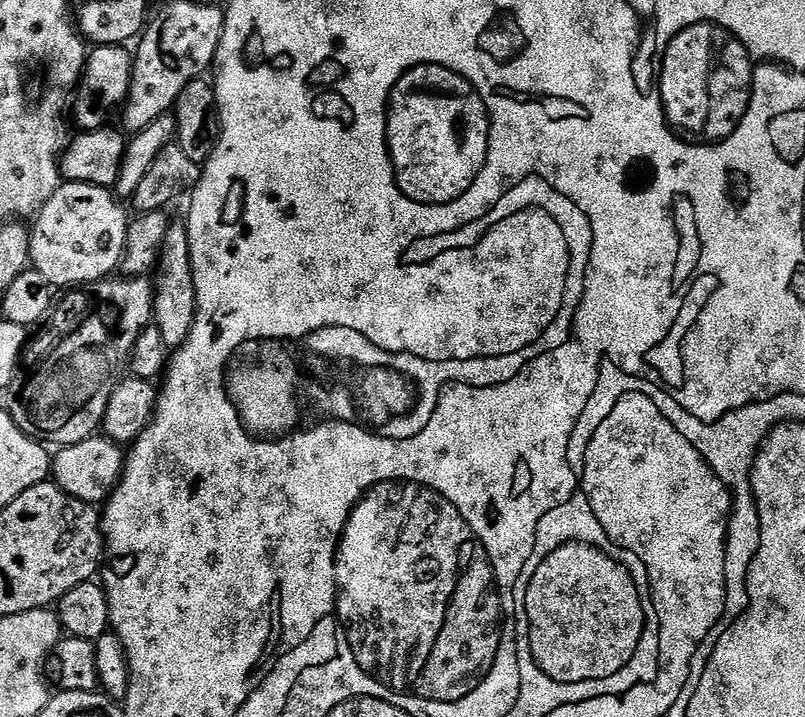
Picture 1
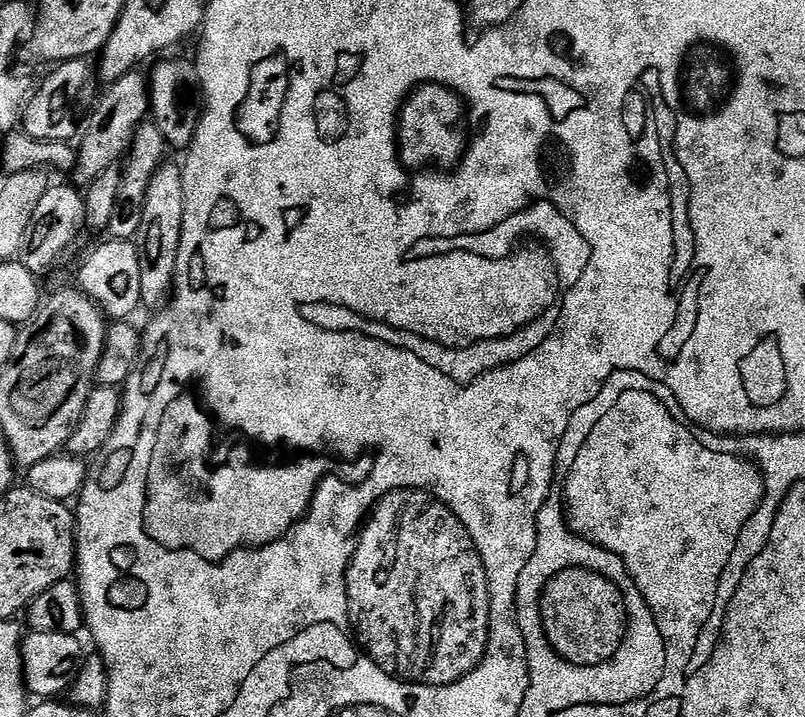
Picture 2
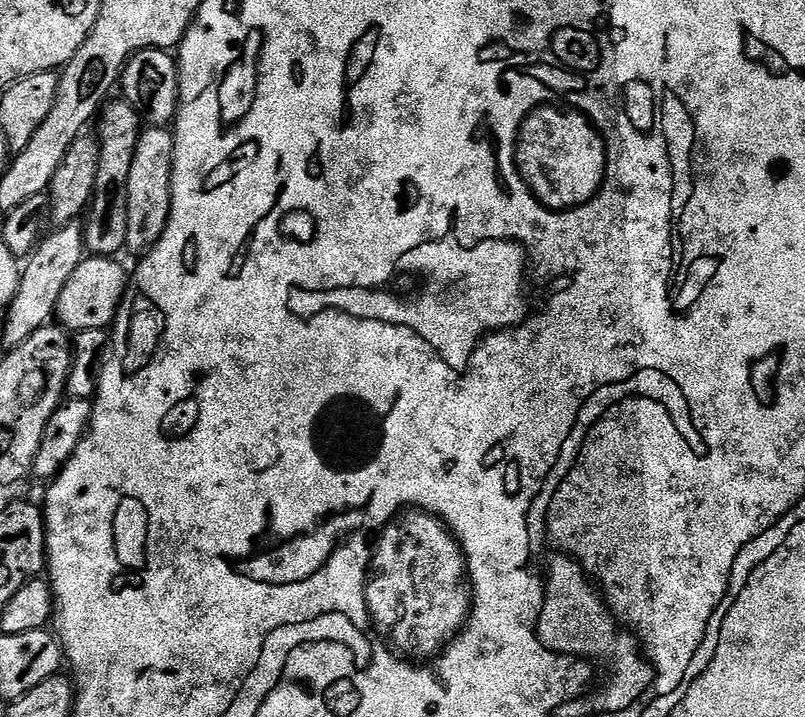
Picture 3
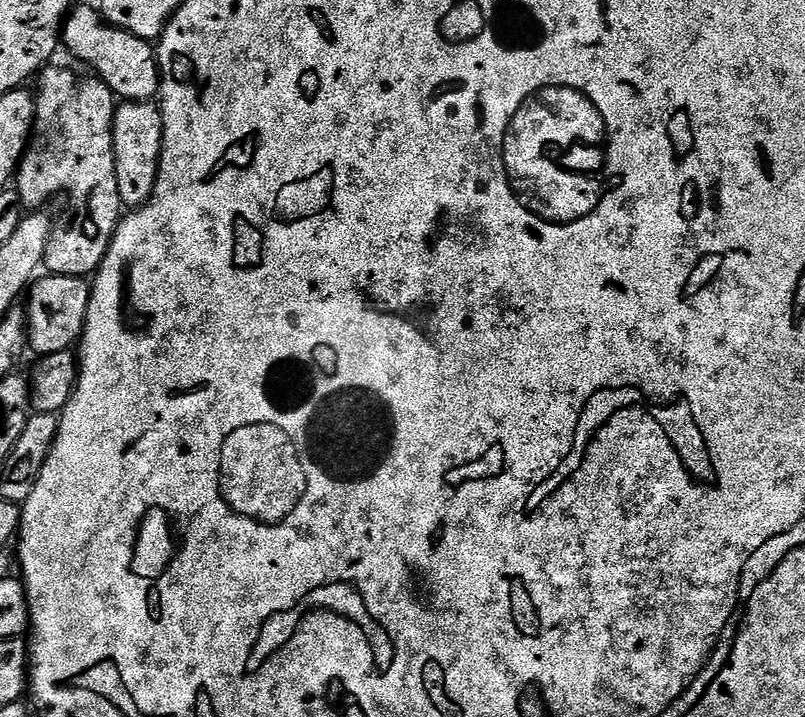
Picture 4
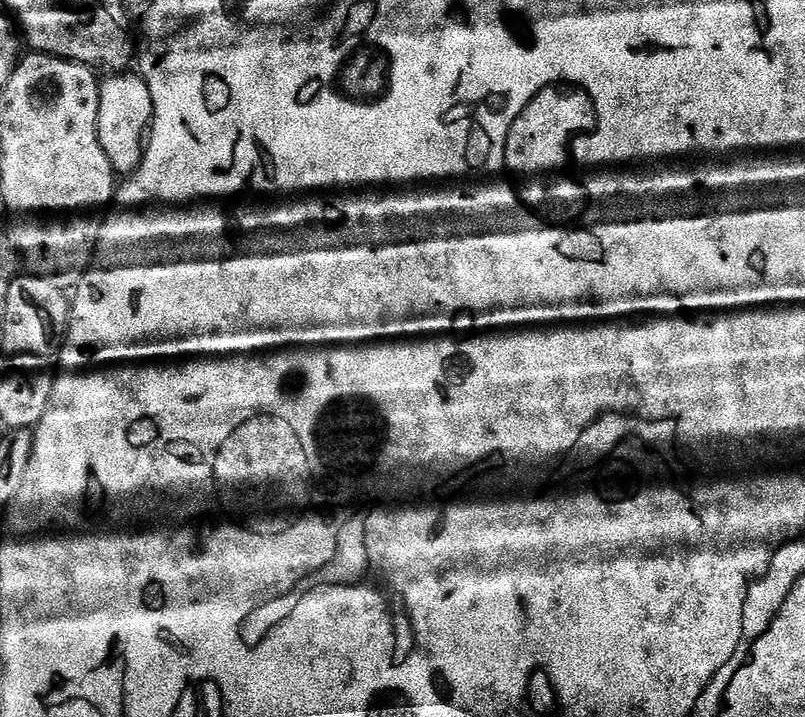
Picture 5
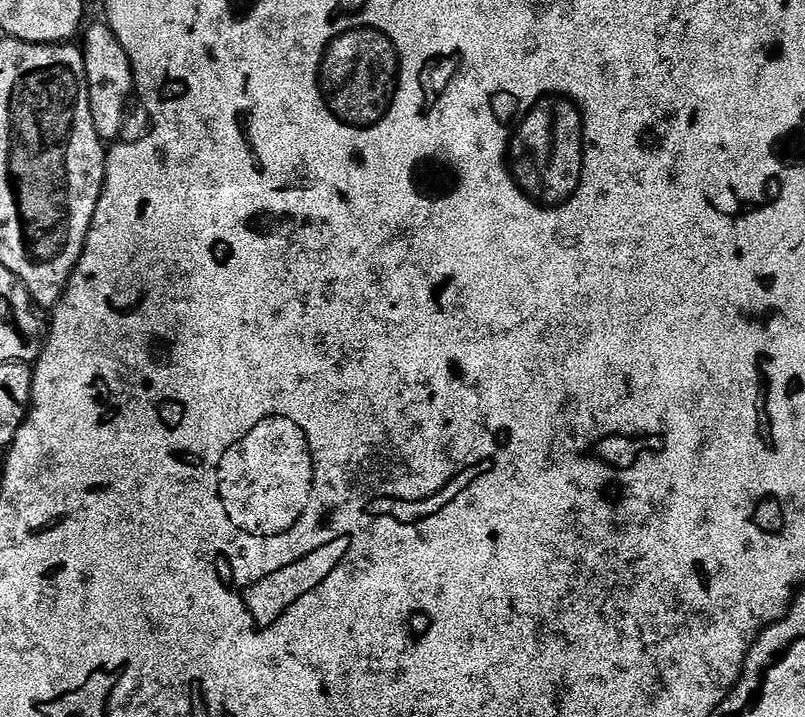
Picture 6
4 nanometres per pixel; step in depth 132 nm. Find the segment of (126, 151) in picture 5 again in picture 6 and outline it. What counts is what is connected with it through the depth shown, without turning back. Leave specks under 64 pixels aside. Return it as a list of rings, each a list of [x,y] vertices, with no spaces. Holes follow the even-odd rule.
[[[89,23],[82,32],[82,51],[84,54],[84,69],[90,94],[90,110],[94,114],[94,130],[98,130],[101,140],[112,142],[124,128],[124,107],[128,99],[133,99],[134,85],[132,82],[132,67],[126,50],[122,50],[122,42],[108,27],[107,23]]]

